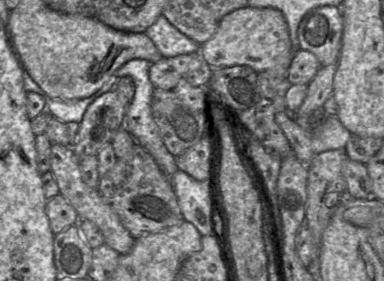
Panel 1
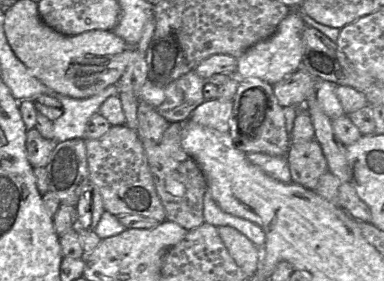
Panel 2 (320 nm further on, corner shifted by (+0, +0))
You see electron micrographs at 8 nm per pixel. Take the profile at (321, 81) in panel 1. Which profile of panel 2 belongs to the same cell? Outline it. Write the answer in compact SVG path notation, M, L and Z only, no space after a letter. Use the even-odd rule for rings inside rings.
M315 140L291 142L287 153L292 182L314 190L320 177L328 171L327 161Z

